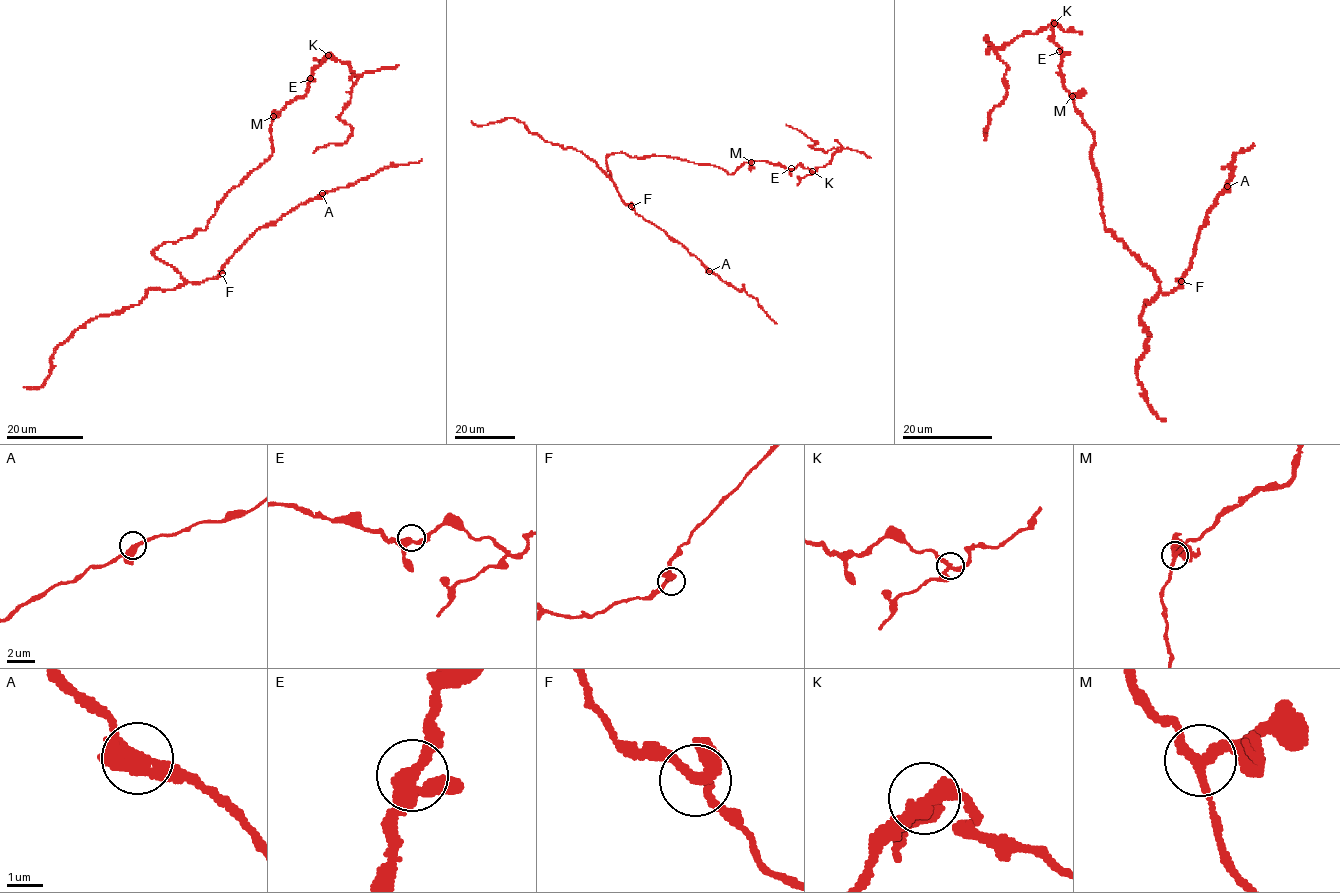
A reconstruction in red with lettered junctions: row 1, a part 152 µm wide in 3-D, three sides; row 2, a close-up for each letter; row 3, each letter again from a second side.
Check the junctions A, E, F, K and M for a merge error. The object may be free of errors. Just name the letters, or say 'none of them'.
K

